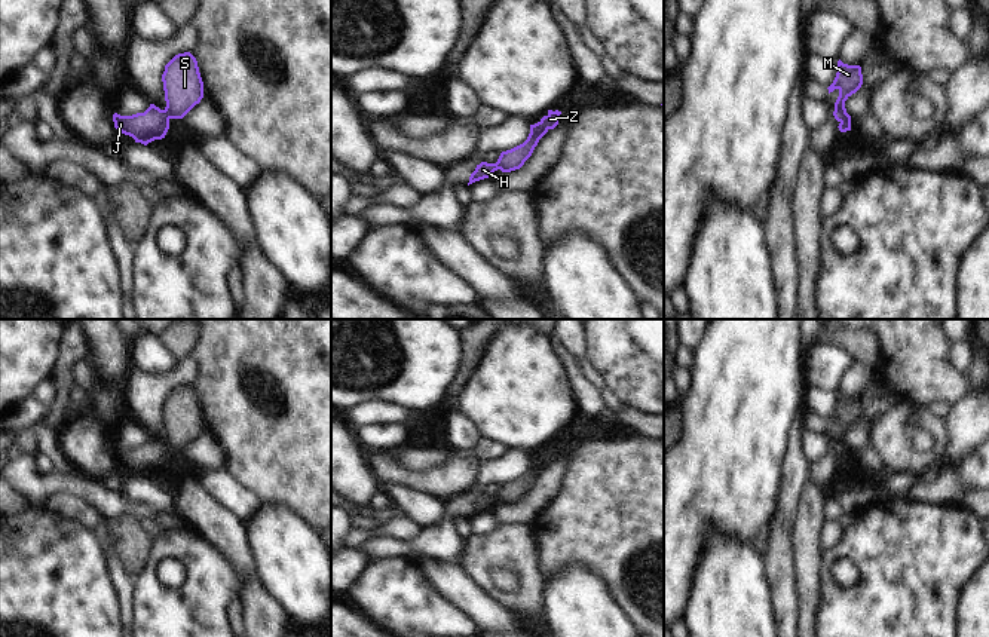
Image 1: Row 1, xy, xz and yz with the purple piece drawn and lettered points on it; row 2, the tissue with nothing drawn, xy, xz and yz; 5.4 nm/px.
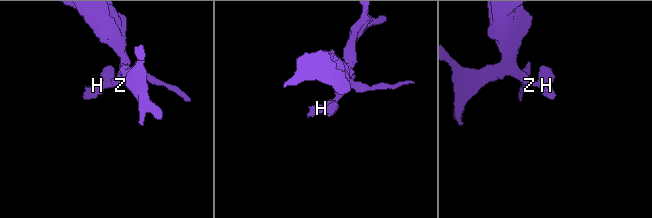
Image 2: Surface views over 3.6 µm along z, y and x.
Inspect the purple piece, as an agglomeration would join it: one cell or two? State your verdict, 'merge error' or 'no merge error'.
no merge error

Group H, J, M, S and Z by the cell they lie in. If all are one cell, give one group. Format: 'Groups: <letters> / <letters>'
Groups: H J M S Z

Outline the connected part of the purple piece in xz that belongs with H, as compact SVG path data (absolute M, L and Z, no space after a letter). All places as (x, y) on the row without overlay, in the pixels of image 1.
M548 442L548 447L544 448L538 456L530 457L530 466L527 472L506 484L502 484L496 496L481 494L477 497L475 503L469 509L469 517L489 511L494 503L500 502L502 505L511 505L520 502L524 494L532 489L539 472L558 457L558 450L561 444Z

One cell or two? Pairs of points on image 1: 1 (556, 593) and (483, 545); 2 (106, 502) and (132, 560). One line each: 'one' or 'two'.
1: two
2: two

